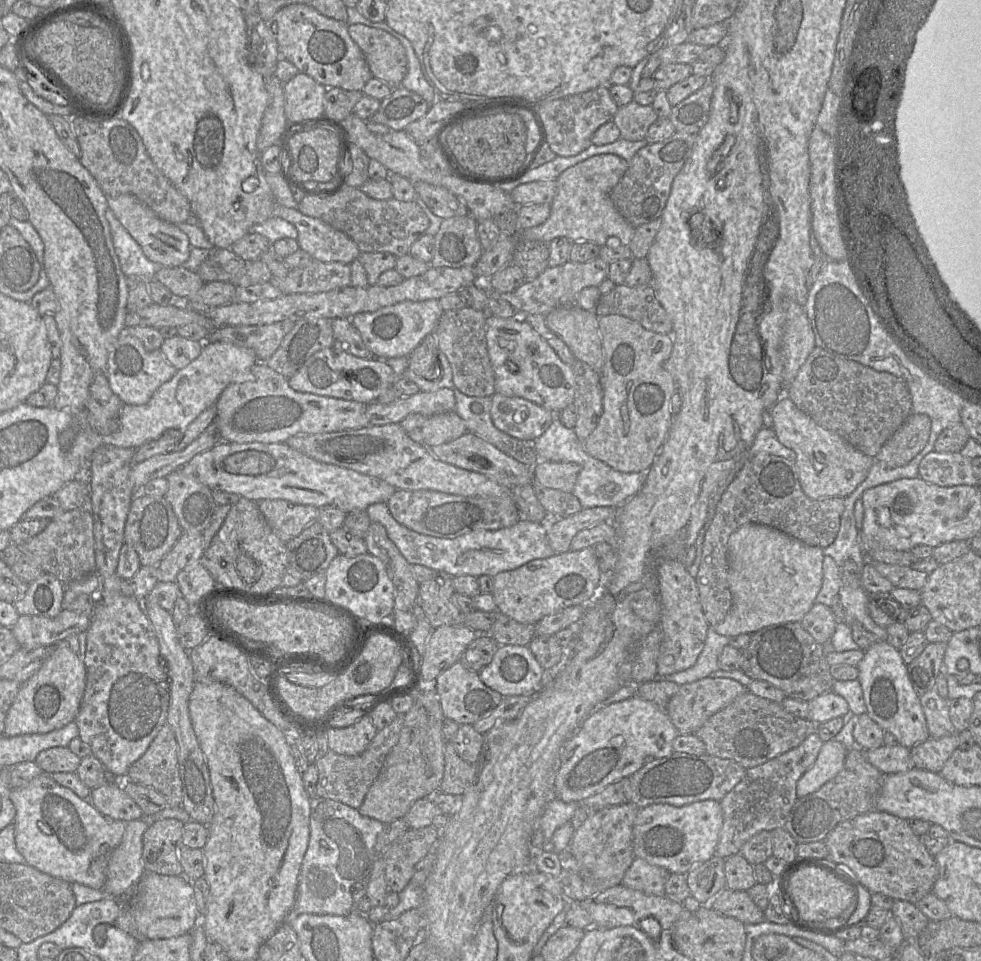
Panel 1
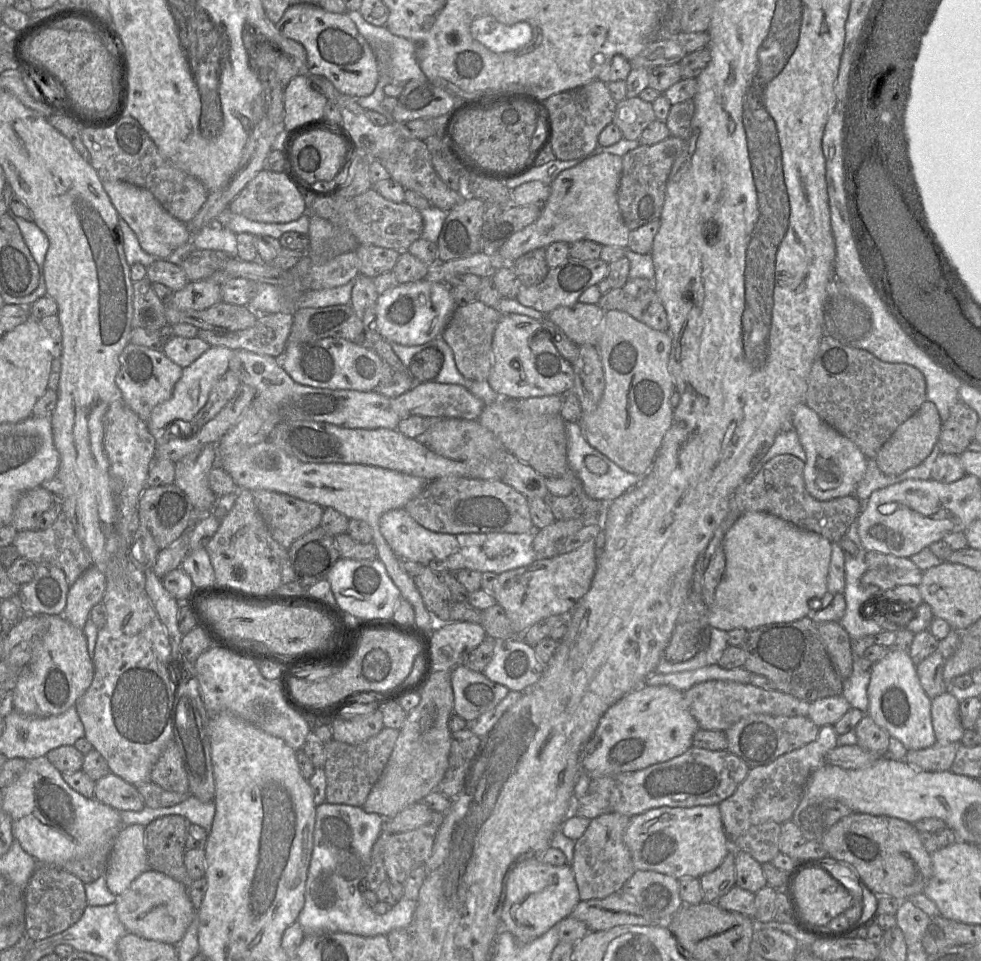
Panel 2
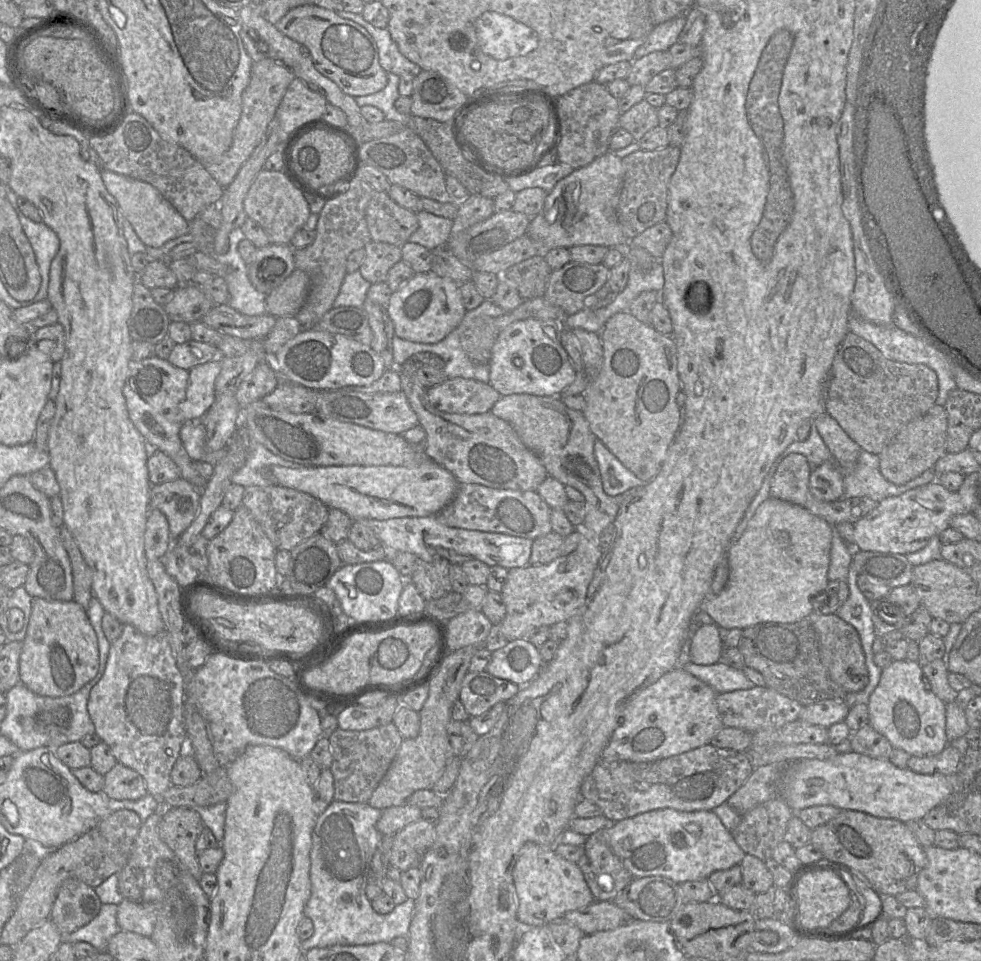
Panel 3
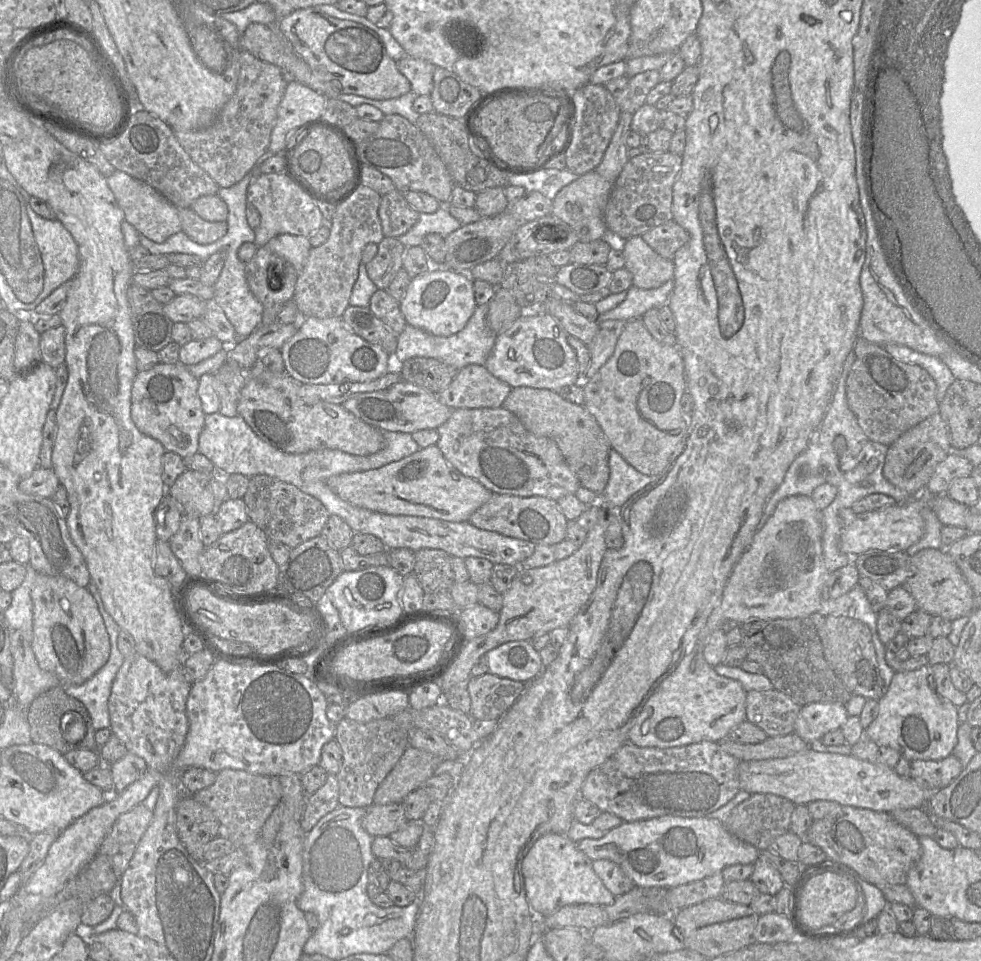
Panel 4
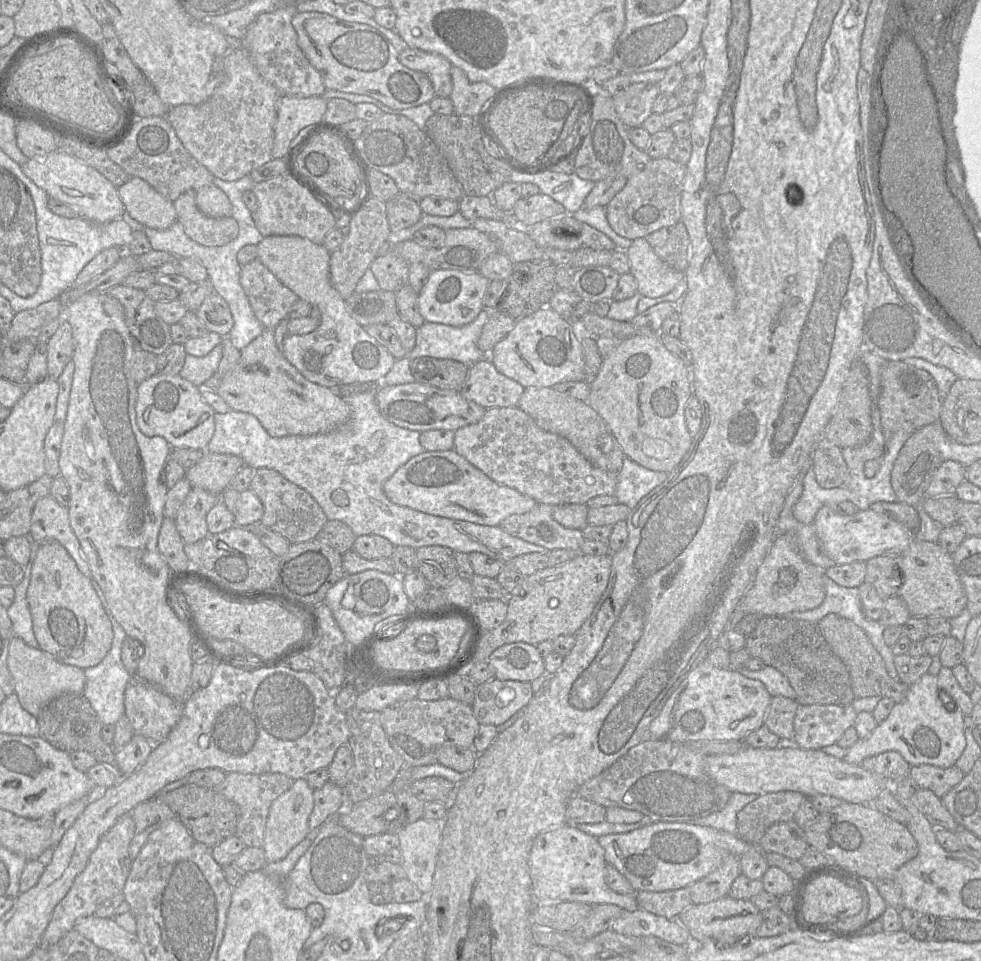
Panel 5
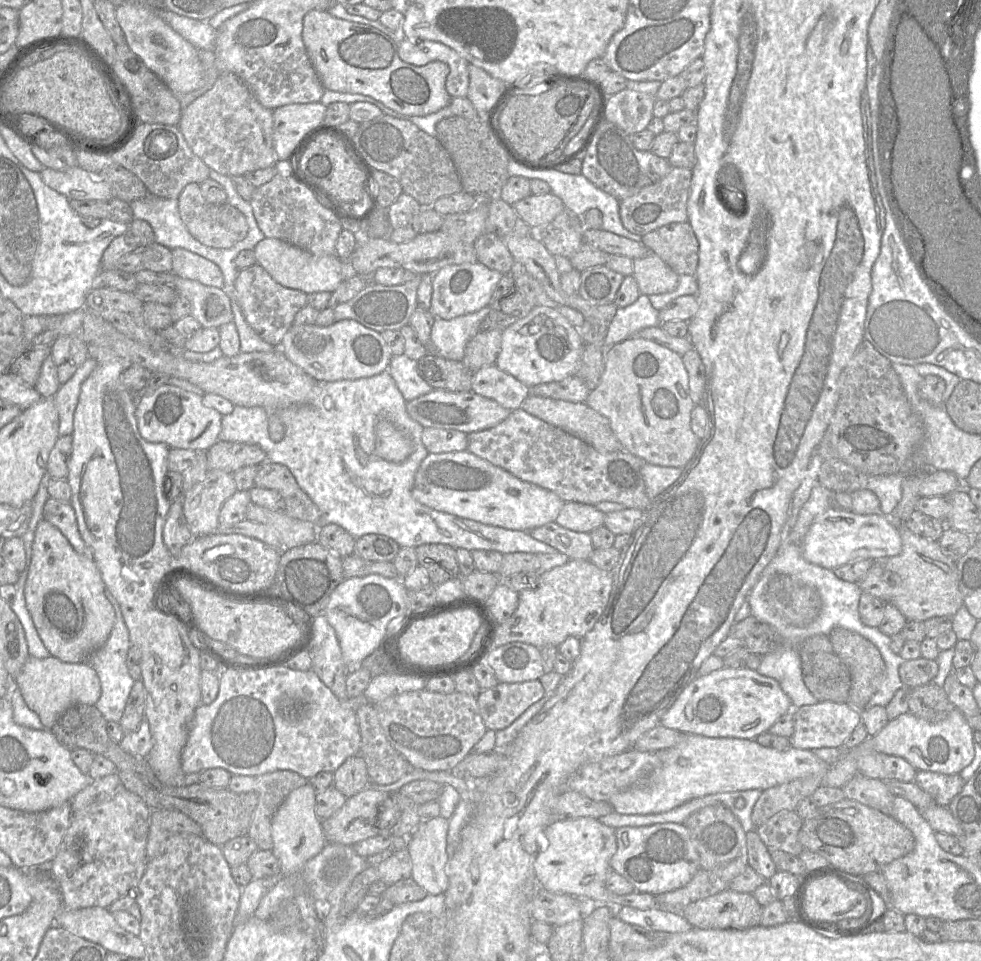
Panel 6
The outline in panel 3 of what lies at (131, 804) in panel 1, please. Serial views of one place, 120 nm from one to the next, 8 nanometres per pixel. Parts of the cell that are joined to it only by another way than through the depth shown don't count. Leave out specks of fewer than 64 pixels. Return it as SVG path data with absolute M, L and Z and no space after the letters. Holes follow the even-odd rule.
M117 763L104 775L103 795L113 804L138 800L148 794L143 777L136 771Z

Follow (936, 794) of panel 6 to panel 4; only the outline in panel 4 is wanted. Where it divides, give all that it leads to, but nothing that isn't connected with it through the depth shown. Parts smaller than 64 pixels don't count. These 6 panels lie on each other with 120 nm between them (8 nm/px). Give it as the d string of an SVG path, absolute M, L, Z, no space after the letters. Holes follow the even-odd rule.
M954 754L941 760L913 760L910 763L910 777L929 795L950 784L962 770L963 766Z

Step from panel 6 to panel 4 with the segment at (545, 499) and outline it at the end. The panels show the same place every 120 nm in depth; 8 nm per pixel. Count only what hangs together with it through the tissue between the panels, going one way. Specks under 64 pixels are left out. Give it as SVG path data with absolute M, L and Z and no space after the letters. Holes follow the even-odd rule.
M436 445L377 469L331 476L327 485L342 500L357 507L390 515L422 516L450 522L468 521L494 494L454 468Z

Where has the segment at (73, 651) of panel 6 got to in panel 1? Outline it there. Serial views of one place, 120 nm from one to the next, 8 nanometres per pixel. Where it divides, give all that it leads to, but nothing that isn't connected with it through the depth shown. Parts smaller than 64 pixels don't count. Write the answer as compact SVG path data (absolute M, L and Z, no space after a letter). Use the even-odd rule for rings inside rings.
M67 640L58 642L41 668L21 684L6 713L4 736L48 733L74 721L85 685L86 668L83 659L71 650Z

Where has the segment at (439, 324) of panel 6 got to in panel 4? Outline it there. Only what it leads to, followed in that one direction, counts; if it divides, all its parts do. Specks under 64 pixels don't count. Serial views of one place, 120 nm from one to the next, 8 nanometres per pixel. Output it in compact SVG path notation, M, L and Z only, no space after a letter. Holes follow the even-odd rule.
M488 304L477 306L464 329L449 337L434 336L407 325L398 336L398 345L394 354L401 362L414 357L434 358L458 370L462 370L469 365L485 366L497 337L497 334L488 327L488 312Z

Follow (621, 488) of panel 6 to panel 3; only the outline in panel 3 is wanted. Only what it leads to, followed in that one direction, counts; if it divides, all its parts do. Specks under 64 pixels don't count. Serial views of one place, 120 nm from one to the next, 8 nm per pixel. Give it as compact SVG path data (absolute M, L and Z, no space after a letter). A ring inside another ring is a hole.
M400 368L401 391L426 432L426 455L450 471L459 484L474 483L490 488L536 491L548 477L537 457L528 449L513 427L491 412L477 415L448 414L435 410L427 399L427 389L414 382Z

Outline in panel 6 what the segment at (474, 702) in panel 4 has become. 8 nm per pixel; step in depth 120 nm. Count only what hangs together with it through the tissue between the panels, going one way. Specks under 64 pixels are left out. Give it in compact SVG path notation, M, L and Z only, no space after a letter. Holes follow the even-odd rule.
M540 680L499 683L481 690L477 703L485 727L499 731L511 725L526 709L544 696Z

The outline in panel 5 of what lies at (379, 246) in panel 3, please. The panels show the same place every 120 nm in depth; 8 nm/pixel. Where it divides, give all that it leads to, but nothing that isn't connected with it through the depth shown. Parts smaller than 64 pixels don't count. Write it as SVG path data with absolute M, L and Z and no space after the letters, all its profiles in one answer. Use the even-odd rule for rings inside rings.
M394 247L379 255L370 268L379 283L381 290L396 292L409 284L410 264L395 253Z

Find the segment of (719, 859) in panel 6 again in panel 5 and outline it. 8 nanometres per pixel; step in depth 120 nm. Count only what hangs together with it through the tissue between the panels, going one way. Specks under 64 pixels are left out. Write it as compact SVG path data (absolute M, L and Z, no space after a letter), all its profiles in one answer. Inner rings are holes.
M728 856L716 870L686 887L661 892L637 891L635 898L638 908L668 919L677 919L679 914L690 906L712 902L727 896L732 883L740 874L740 857Z

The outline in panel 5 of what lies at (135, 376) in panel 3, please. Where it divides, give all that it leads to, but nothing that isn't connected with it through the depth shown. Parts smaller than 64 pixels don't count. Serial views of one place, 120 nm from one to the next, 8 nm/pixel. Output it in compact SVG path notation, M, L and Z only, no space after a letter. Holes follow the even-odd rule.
M153 375L137 385L135 406L136 422L140 431L148 437L164 438L172 449L204 450L215 432L213 408L203 399L201 389L180 375Z

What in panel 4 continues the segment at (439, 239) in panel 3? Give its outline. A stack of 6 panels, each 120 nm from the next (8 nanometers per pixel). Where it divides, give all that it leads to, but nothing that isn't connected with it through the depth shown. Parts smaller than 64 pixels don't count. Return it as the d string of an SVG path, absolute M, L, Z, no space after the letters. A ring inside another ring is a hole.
M441 207L434 213L420 213L418 222L405 234L397 239L405 246L421 246L424 238L430 233L438 233L447 237L462 226L448 211Z

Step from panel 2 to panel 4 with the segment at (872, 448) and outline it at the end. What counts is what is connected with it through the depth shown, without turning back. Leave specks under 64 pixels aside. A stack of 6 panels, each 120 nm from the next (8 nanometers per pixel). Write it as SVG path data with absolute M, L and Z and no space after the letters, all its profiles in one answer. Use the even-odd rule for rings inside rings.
M861 337L855 341L852 352L855 360L846 379L846 400L868 439L889 446L904 432L939 411L936 383L925 369L900 361L883 346Z

